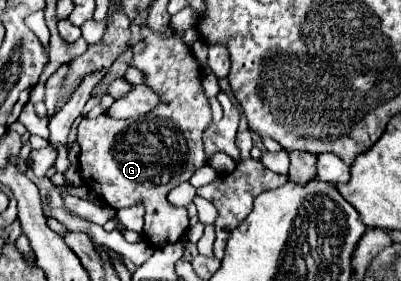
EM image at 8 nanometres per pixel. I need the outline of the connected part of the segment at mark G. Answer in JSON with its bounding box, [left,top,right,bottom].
[77,28,211,244]

